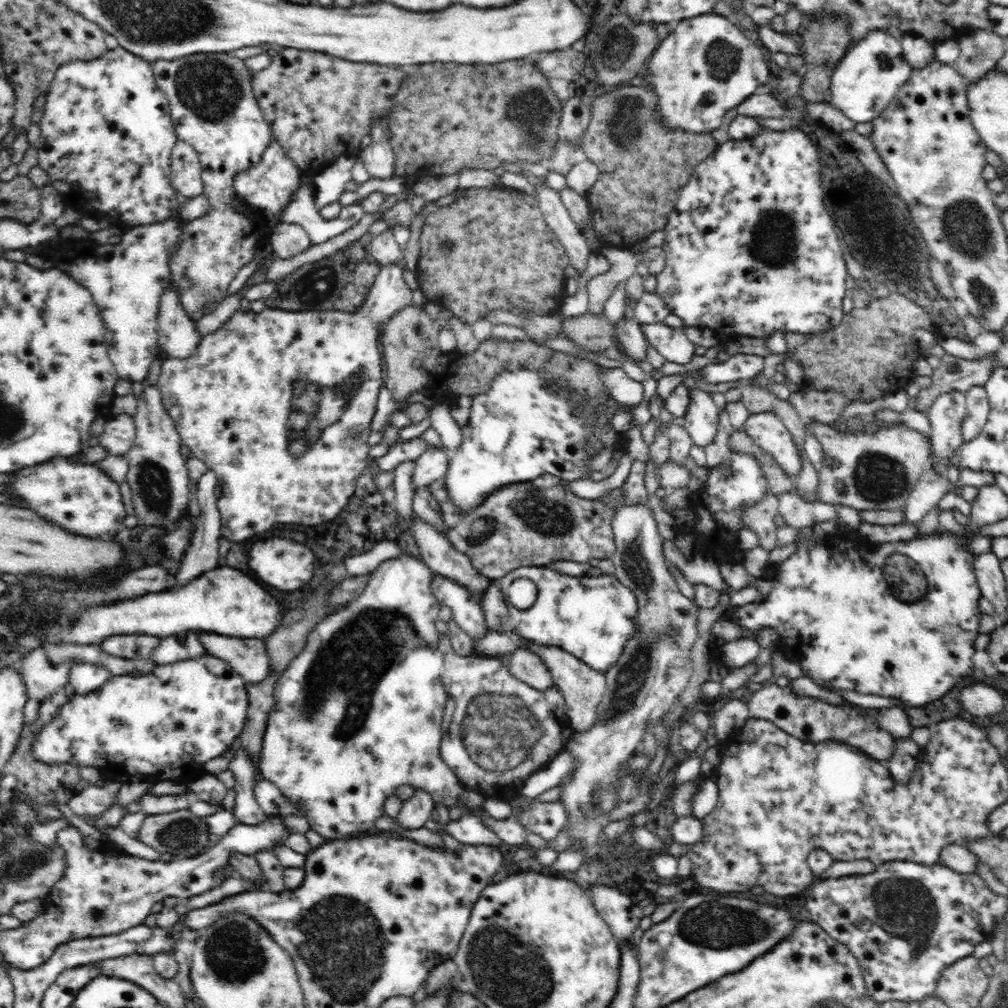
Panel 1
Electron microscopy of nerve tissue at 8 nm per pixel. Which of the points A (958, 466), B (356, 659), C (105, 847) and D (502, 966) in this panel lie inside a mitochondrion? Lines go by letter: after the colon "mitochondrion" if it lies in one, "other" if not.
A: other
B: mitochondrion
C: other
D: mitochondrion

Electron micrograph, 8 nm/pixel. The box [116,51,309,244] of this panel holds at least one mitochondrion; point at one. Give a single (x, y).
(211, 90)

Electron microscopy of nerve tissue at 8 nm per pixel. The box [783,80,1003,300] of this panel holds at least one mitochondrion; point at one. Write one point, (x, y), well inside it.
(967, 232)

